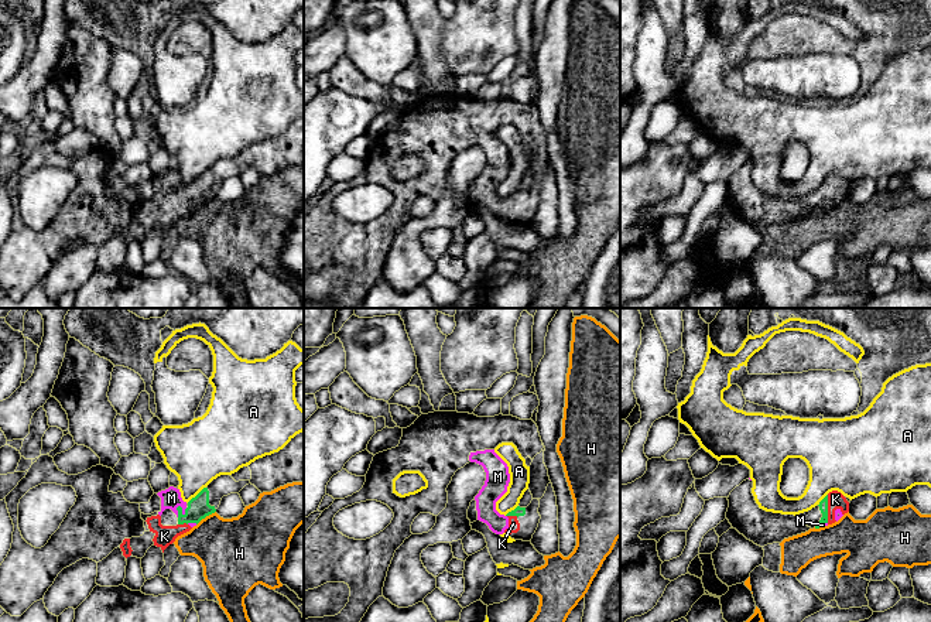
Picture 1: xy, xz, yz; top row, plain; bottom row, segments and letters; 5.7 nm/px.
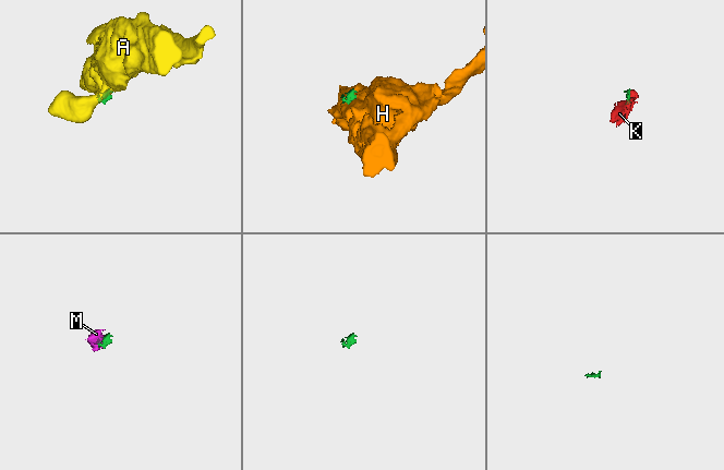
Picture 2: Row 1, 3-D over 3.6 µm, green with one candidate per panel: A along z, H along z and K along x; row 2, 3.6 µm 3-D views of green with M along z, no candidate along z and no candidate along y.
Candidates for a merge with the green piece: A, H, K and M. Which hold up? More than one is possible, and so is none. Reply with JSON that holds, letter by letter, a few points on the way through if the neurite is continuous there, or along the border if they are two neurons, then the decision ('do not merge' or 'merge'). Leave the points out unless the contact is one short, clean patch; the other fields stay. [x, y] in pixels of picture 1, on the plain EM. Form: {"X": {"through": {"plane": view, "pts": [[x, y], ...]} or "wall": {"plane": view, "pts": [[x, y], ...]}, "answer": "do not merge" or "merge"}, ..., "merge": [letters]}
{"A": {"wall": {"plane": "xy", "pts": [[205, 170], [187, 185]]}, "answer": "do not merge"}, "H": {"wall": {"plane": "xy", "pts": [[215, 194], [197, 208]]}, "answer": "do not merge"}, "K": {"answer": "merge"}, "M": {"answer": "merge"}, "merge": ["K", "M"]}

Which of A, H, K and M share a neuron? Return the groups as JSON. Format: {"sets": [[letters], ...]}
{"sets": [["A"], ["H"], ["K", "M"]]}

